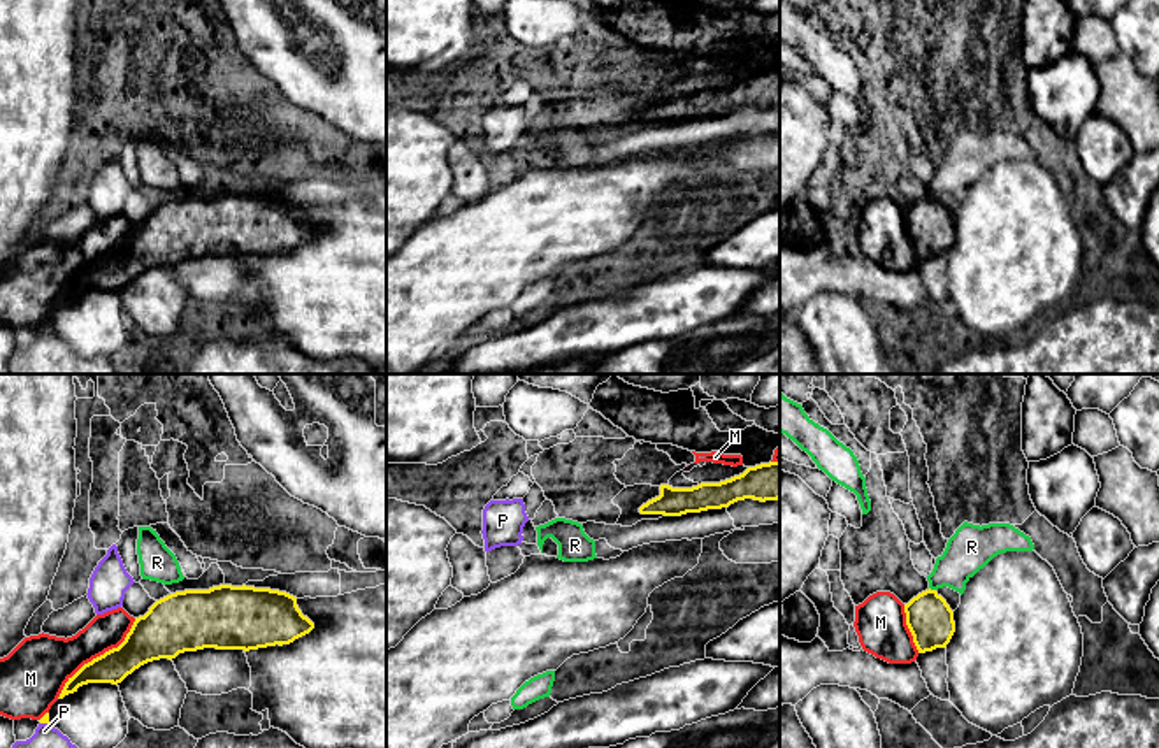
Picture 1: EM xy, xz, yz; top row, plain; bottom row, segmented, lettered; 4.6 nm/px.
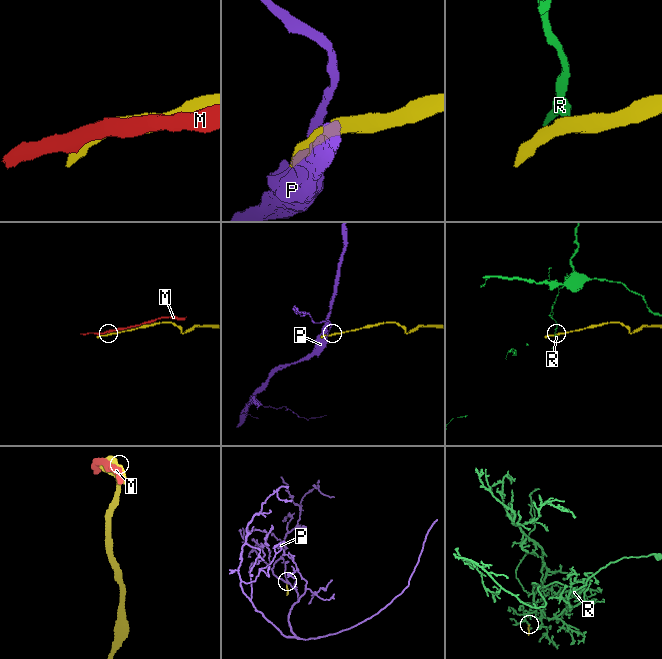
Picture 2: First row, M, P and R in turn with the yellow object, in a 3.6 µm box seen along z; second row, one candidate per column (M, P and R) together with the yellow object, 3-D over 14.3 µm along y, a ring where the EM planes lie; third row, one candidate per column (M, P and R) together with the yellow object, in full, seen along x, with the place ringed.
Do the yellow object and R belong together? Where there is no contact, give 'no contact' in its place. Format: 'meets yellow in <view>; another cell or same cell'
meets yellow in yz; another cell

